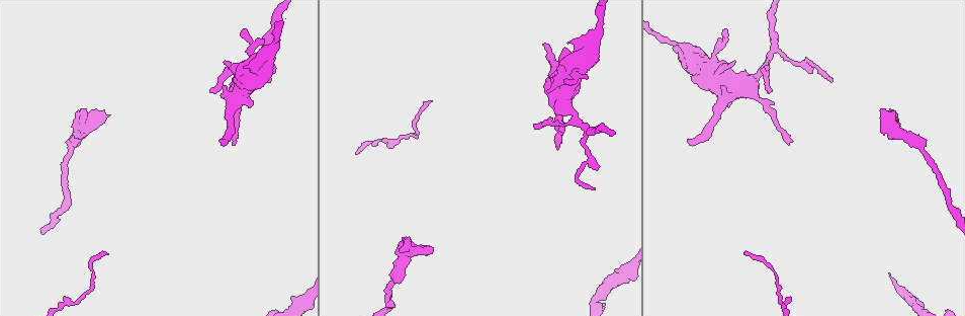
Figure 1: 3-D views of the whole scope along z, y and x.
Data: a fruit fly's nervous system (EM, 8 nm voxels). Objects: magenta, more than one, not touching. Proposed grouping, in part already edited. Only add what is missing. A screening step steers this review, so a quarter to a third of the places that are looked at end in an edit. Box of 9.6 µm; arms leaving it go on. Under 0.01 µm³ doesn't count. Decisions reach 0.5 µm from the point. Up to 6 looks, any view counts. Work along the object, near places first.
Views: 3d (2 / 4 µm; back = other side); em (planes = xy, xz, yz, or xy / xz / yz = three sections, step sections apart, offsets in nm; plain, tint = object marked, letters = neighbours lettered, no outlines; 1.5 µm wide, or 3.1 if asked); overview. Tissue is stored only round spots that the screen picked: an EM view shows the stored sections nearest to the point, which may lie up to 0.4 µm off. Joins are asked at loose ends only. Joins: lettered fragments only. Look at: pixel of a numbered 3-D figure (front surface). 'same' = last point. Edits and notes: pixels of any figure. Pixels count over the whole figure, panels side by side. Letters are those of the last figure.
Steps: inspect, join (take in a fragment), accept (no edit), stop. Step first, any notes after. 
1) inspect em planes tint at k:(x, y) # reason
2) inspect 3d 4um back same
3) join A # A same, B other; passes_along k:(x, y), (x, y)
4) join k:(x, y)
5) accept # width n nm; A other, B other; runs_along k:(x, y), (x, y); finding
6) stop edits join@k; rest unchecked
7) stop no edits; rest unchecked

inspect 3d 4um at 1:(588, 78) # free end

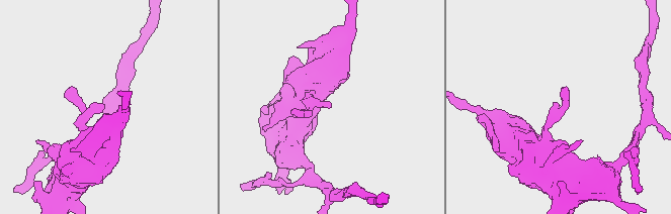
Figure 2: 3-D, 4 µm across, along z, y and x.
inspect em planes letters at 2:(557, 105)

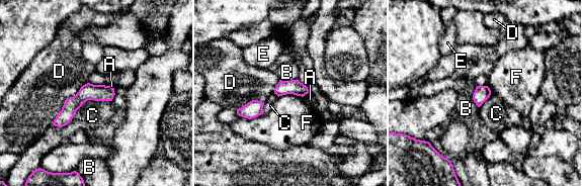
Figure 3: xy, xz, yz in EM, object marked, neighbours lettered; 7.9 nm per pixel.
accept # width 120 nm; A other, B other, C other, D other, E other, F other; runs_along 3:(111, 90), (86, 92), (56, 122); no lettered fragment goes on from it

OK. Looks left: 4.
inspect em yz step 8 letters at 1:(545, 44) # an open end

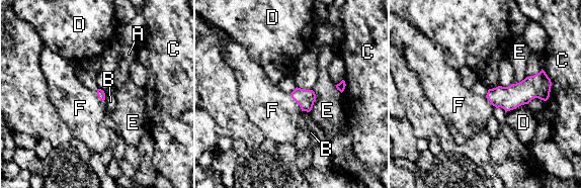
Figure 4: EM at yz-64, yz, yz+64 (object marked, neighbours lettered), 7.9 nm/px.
join F # A other, B other, C other, D other, E other, F same; passes_along 4:(305, 98), (296, 101), (272, 110); the neuron continues

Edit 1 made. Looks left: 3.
stop edits join@4; rest unchecked

